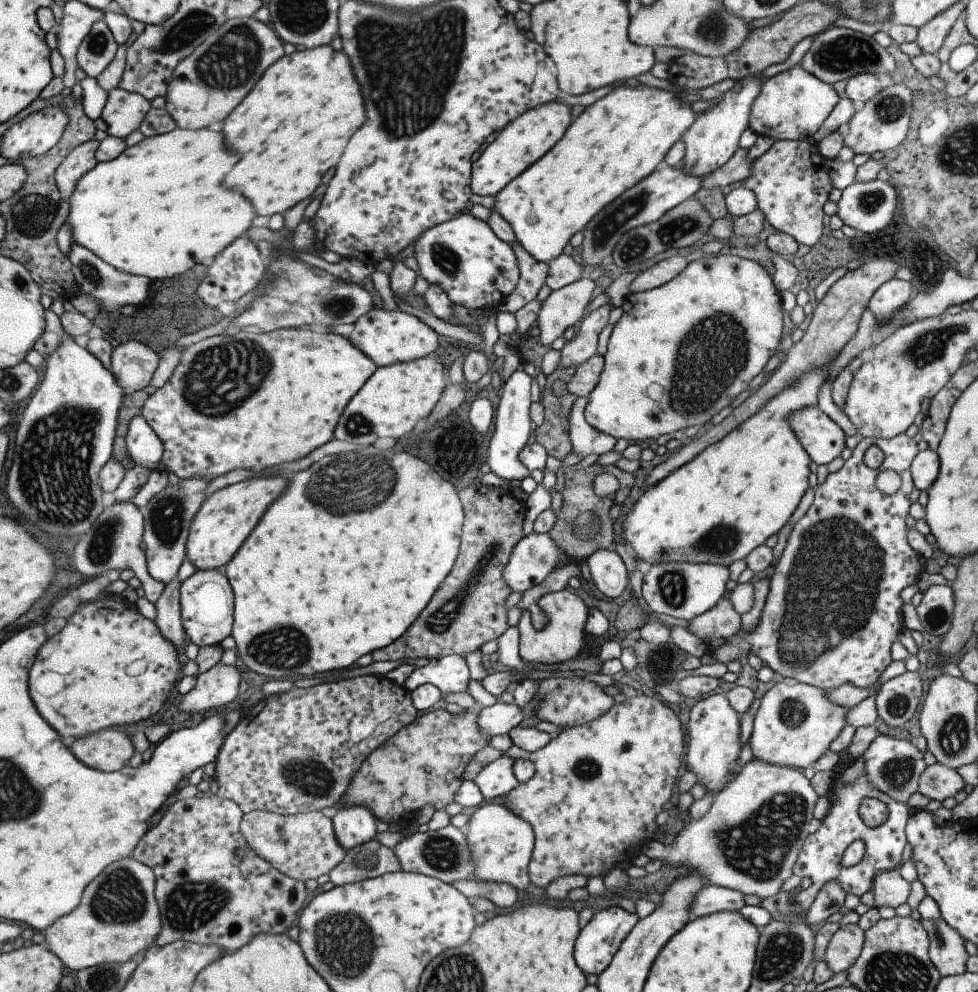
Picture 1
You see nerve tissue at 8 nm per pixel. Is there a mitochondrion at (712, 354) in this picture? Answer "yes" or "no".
yes

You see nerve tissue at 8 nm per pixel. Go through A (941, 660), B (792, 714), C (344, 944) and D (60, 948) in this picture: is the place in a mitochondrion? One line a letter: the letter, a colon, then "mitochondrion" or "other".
A: other
B: mitochondrion
C: mitochondrion
D: other

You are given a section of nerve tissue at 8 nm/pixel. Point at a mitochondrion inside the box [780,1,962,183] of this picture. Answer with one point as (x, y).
(842, 54)

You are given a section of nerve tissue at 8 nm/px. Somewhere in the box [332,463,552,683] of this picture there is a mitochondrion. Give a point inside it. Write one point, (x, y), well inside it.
(441, 620)

